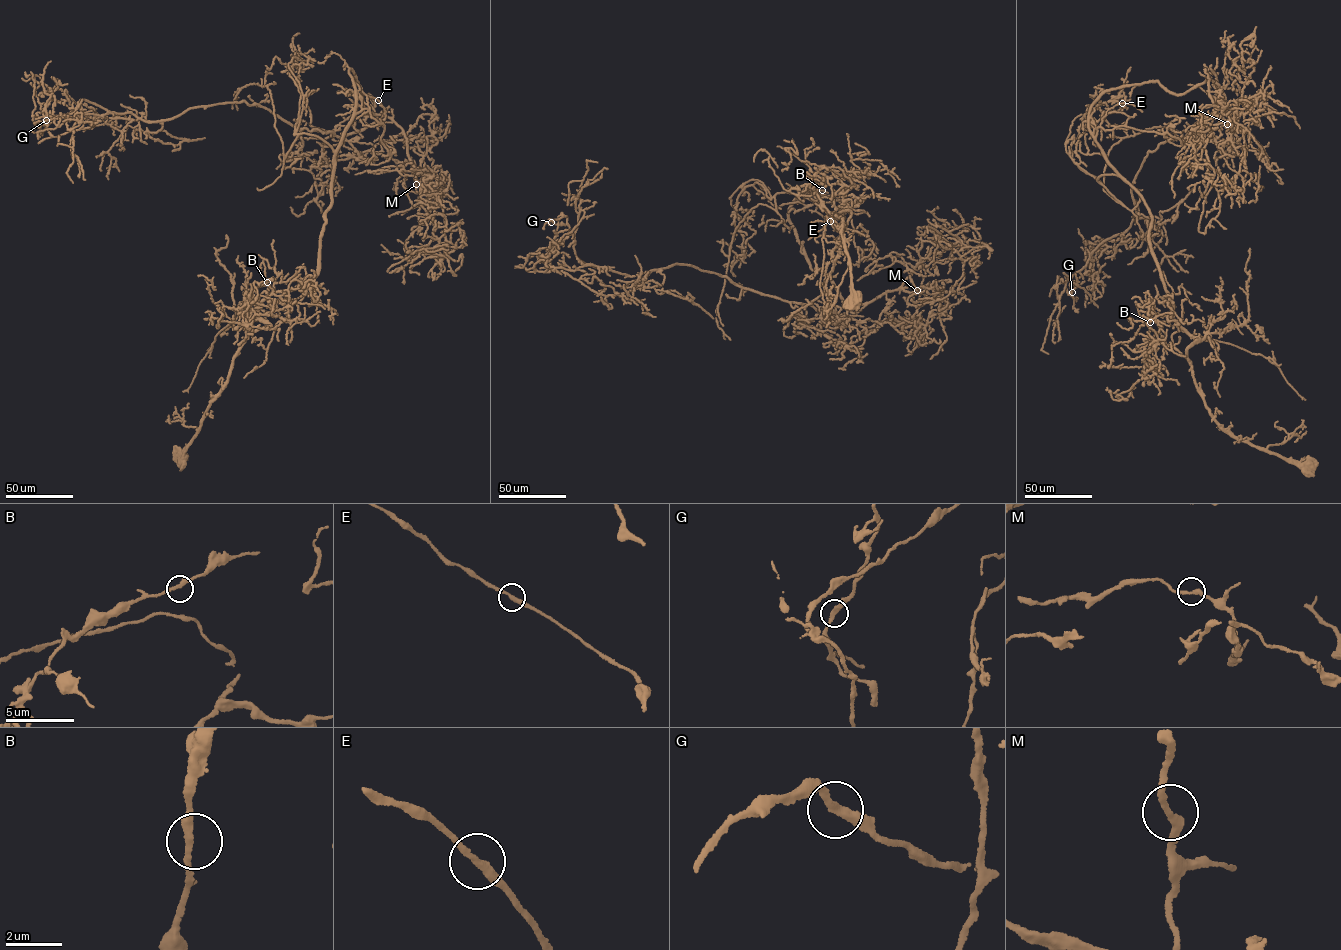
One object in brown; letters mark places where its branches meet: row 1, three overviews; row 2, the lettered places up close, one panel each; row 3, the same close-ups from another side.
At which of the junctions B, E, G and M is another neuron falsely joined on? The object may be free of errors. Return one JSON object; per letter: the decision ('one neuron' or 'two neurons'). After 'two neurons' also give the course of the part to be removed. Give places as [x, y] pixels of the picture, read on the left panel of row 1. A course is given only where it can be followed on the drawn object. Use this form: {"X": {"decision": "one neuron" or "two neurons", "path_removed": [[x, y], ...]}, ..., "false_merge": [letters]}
{"B": {"decision": "one neuron"}, "E": {"decision": "one neuron"}, "G": {"decision": "one neuron"}, "M": {"decision": "one neuron"}, "false_merge": []}

